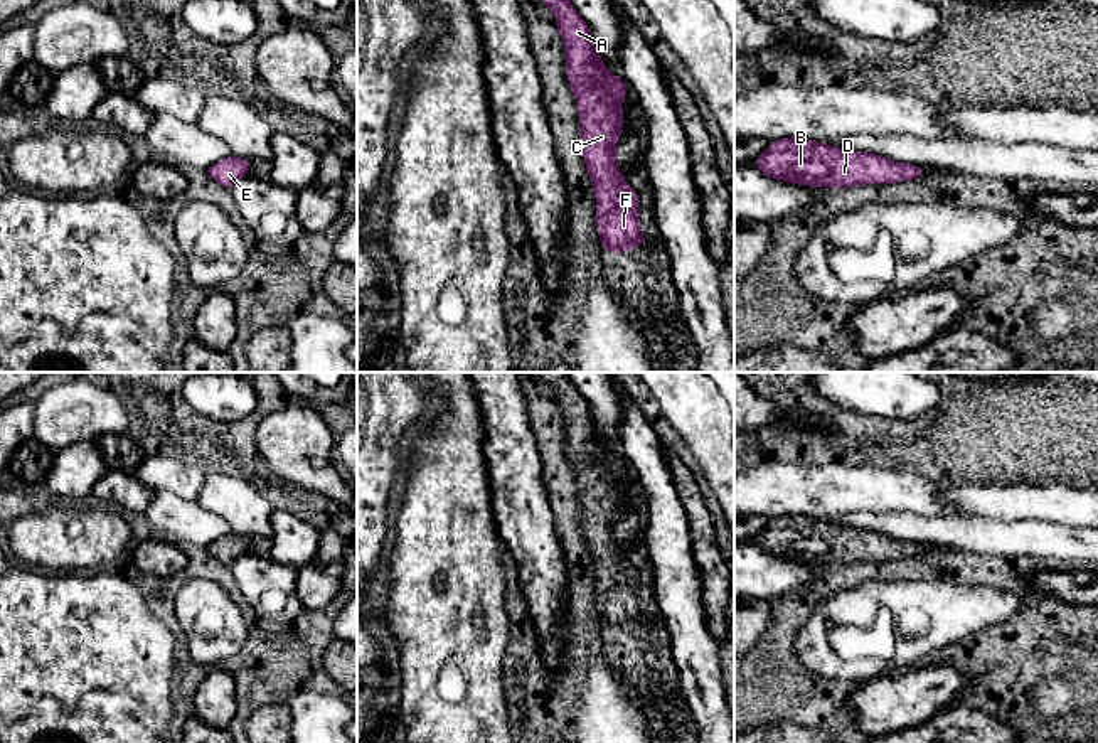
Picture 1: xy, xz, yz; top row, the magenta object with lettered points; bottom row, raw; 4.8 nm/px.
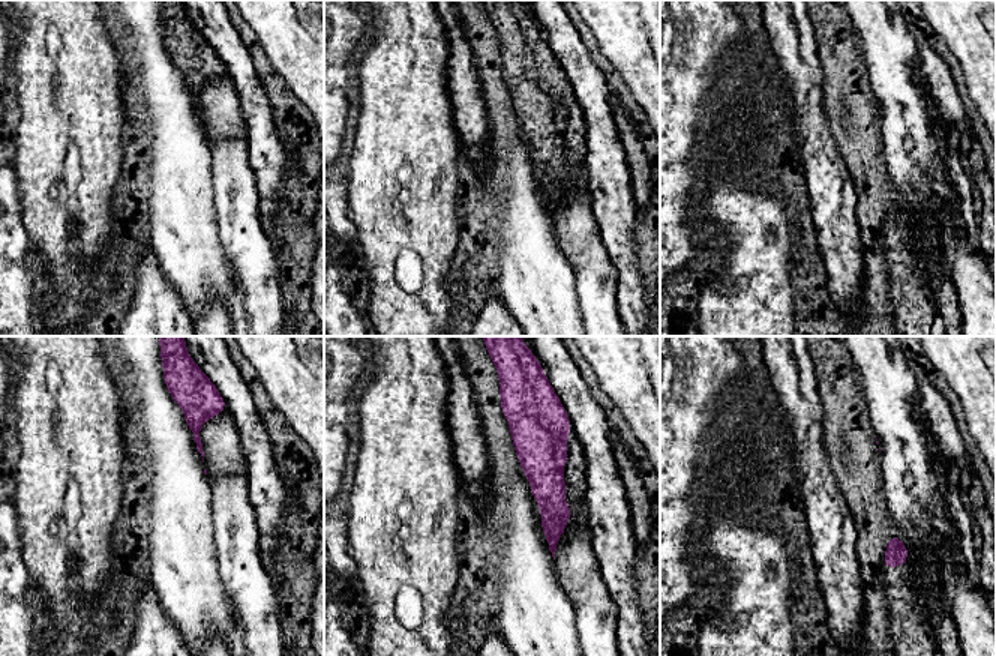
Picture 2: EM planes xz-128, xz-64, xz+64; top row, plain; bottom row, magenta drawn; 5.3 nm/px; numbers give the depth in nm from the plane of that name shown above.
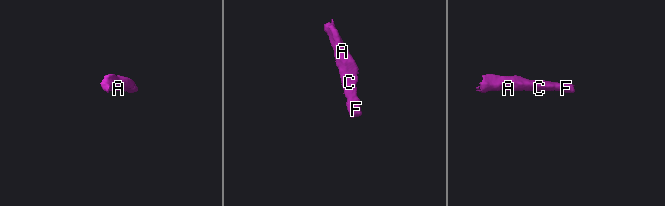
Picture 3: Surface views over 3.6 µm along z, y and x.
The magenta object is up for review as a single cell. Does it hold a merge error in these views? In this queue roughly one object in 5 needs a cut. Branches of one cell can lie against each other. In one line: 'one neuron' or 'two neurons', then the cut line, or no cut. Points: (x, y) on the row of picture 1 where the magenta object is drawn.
one neuron; no cut

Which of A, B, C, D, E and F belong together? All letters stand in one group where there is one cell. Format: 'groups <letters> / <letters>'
groups A B C D E F

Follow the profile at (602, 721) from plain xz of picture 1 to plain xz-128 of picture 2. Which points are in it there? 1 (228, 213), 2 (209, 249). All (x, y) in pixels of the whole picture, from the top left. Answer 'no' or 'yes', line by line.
1: no
2: yes

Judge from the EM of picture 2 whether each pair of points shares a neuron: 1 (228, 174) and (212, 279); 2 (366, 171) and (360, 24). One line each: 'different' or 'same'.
1: different
2: different

